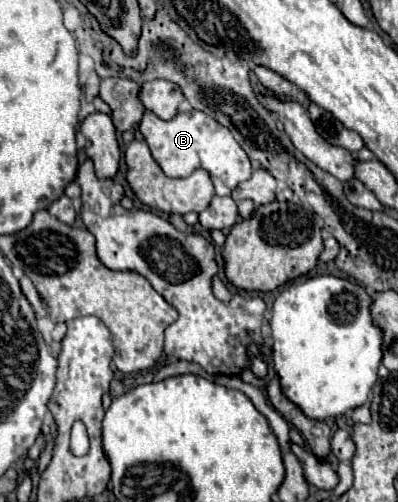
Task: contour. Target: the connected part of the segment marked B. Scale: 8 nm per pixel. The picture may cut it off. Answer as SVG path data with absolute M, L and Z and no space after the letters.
M192 110L192 112L178 112L172 120L162 120L152 112L144 112L140 120L140 132L152 152L152 158L170 178L186 178L196 168L204 168L210 172L214 190L218 196L230 196L230 192L244 180L250 178L252 166L246 152L234 140L234 136L218 124L212 116Z

